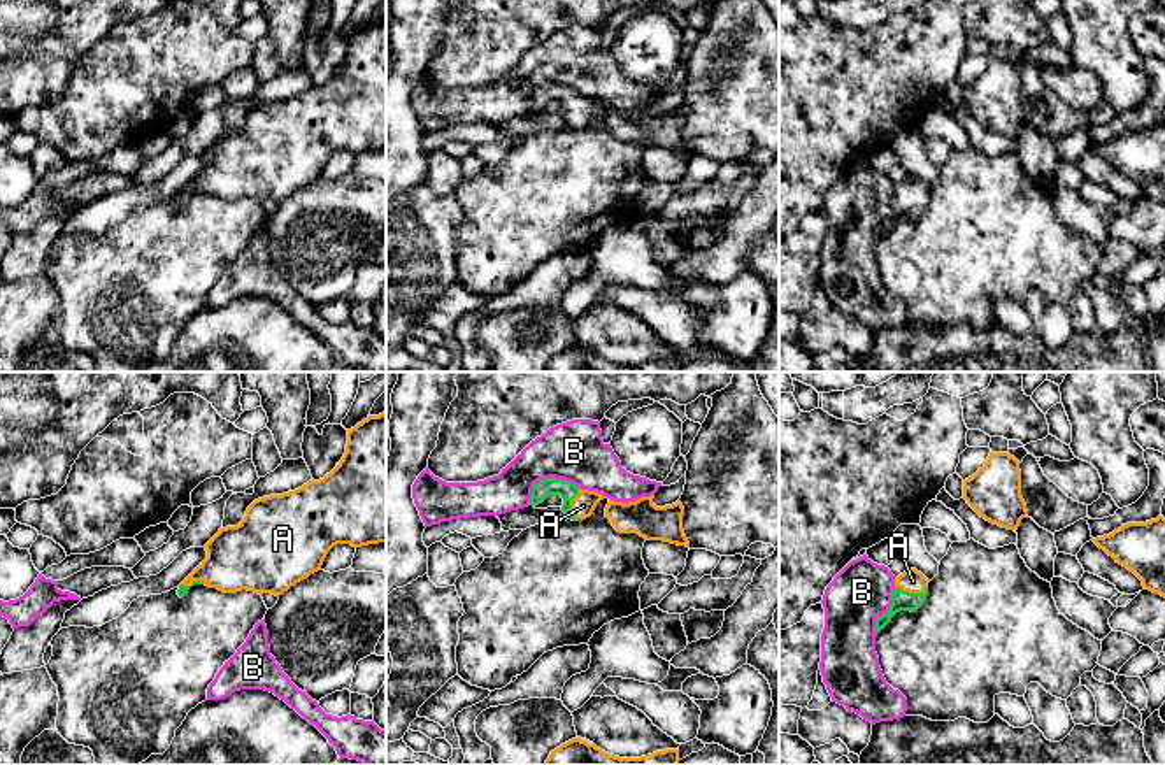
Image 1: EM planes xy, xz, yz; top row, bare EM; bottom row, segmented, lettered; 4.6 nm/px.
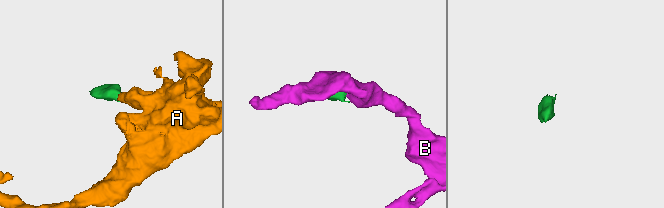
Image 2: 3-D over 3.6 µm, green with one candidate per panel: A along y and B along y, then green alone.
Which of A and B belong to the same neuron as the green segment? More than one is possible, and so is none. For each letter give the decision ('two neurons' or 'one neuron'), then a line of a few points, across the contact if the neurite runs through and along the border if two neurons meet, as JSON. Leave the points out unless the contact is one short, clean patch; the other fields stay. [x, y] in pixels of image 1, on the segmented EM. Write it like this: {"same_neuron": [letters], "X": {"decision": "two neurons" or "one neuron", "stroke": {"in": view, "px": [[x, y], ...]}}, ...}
{"same_neuron": ["A"], "A": {"decision": "one neuron", "stroke": {"in": "xz", "px": [[541, 490], [560, 490], [571, 507], [583, 506]]}}, "B": {"decision": "two neurons"}}

